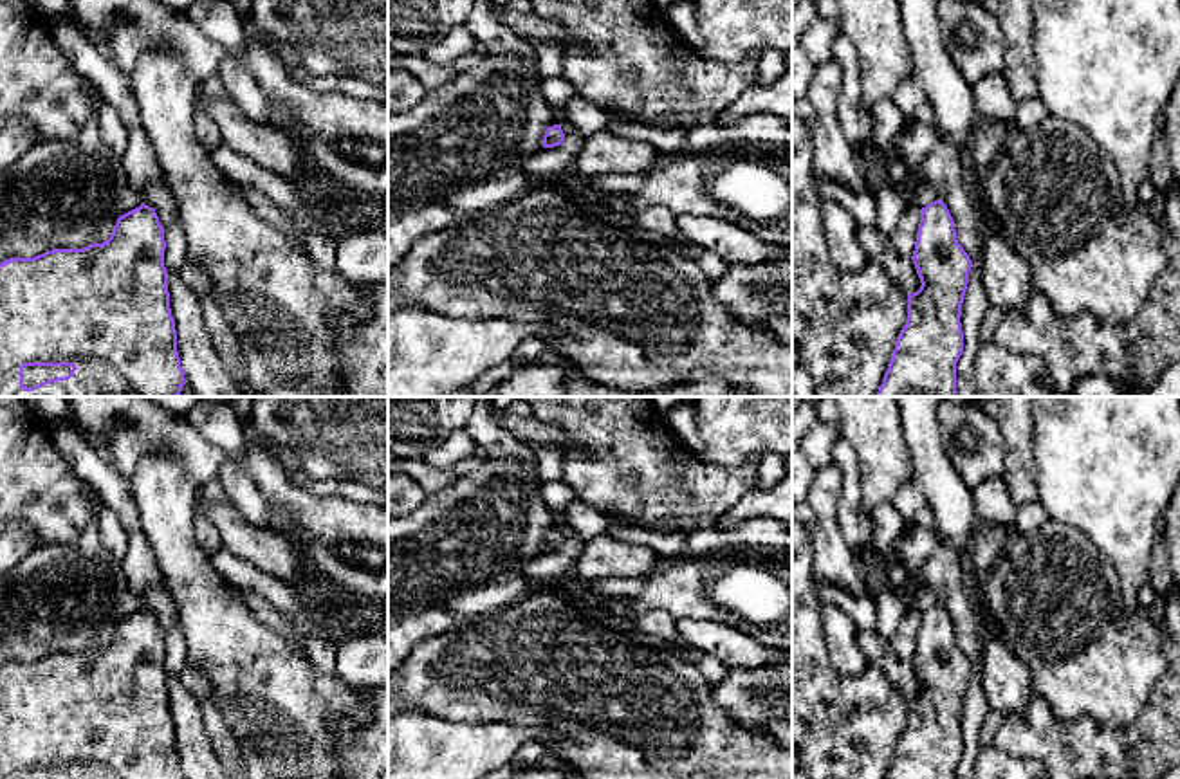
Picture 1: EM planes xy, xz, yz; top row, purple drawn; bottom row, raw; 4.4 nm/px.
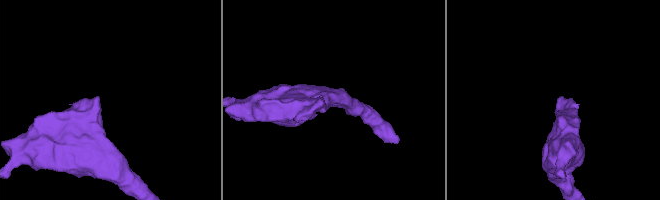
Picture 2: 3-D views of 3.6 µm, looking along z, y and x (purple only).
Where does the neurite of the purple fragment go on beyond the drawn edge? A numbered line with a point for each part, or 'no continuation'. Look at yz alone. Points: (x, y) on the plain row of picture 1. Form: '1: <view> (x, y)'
no continuation

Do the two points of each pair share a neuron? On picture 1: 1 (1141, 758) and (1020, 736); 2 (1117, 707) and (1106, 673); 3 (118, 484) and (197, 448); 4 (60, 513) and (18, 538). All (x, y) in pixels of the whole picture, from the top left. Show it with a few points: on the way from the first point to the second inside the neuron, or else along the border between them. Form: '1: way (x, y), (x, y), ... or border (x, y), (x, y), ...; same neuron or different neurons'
1: way (1110, 760), (1087, 760), (1050, 742); same neuron
2: way (1117, 698), (1114, 682); same neuron
3: border (119, 471), (129, 480); different neurons
4: border (18, 522), (26, 523), (42, 545); different neurons

